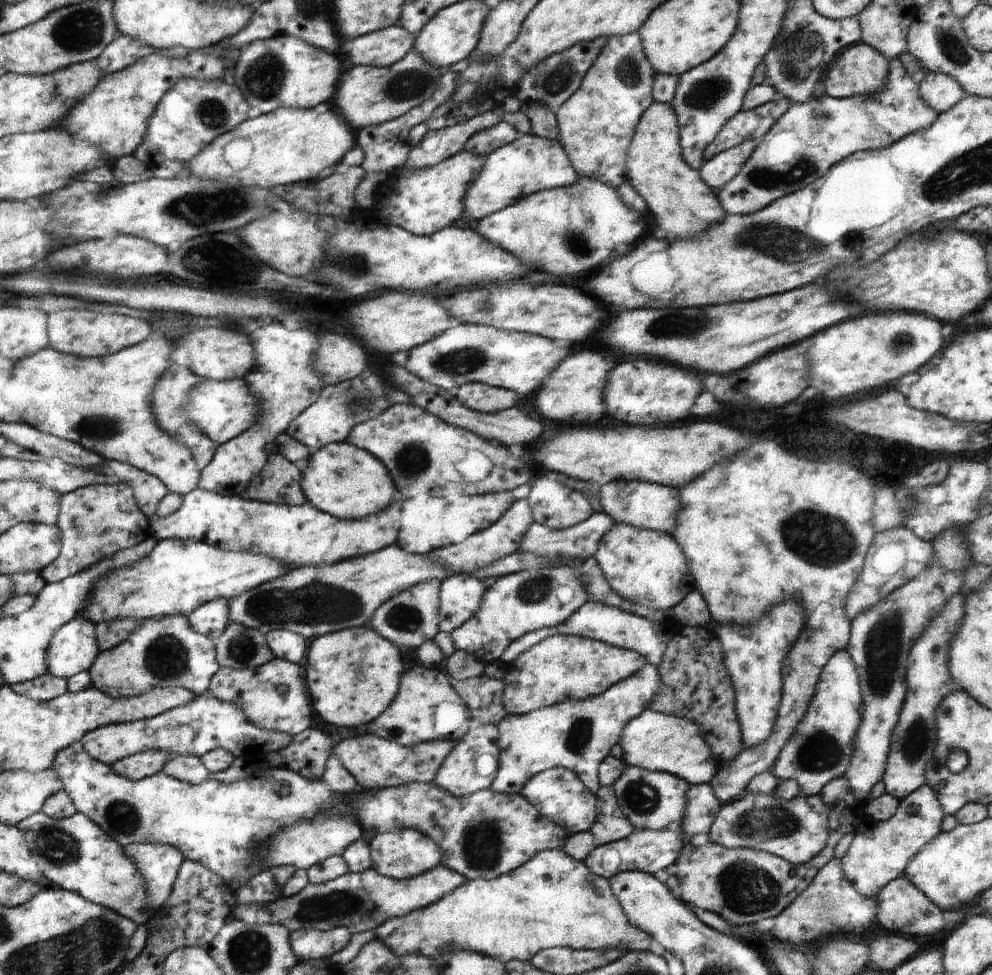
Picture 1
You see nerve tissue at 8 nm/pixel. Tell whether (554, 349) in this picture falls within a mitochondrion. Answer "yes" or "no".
no

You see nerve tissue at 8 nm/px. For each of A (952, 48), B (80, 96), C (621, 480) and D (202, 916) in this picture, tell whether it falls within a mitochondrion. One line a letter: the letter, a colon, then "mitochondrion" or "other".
A: mitochondrion
B: other
C: other
D: other

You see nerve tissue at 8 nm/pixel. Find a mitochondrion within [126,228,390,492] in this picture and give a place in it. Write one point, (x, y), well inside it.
(364, 400)

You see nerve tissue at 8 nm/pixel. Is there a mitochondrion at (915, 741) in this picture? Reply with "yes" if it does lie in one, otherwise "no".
yes

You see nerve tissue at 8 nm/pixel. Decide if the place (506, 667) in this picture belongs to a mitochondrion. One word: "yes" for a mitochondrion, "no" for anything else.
no

